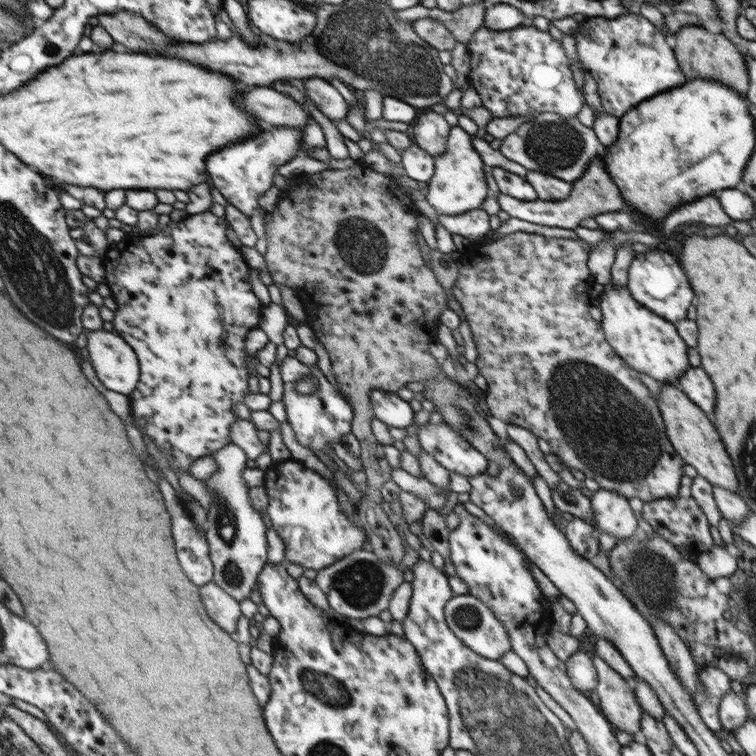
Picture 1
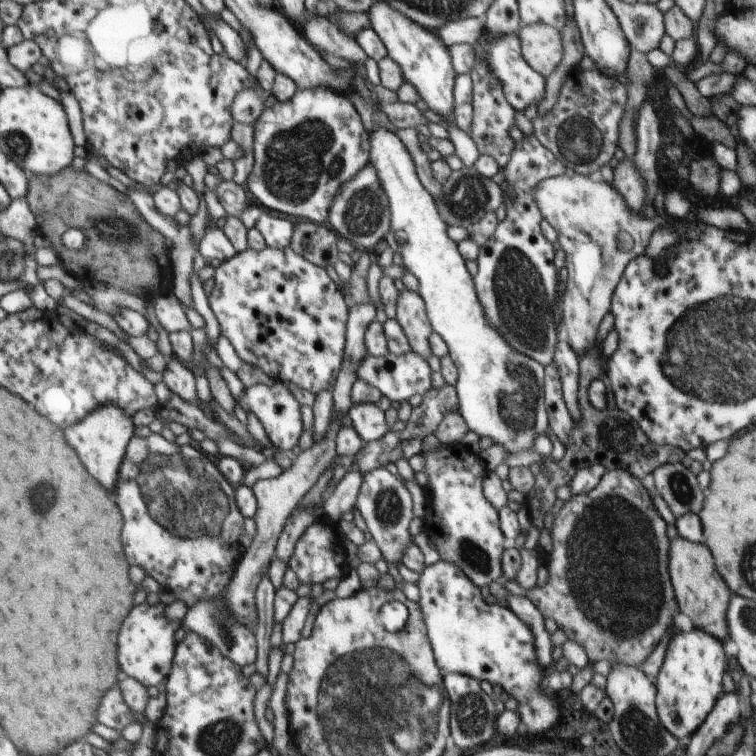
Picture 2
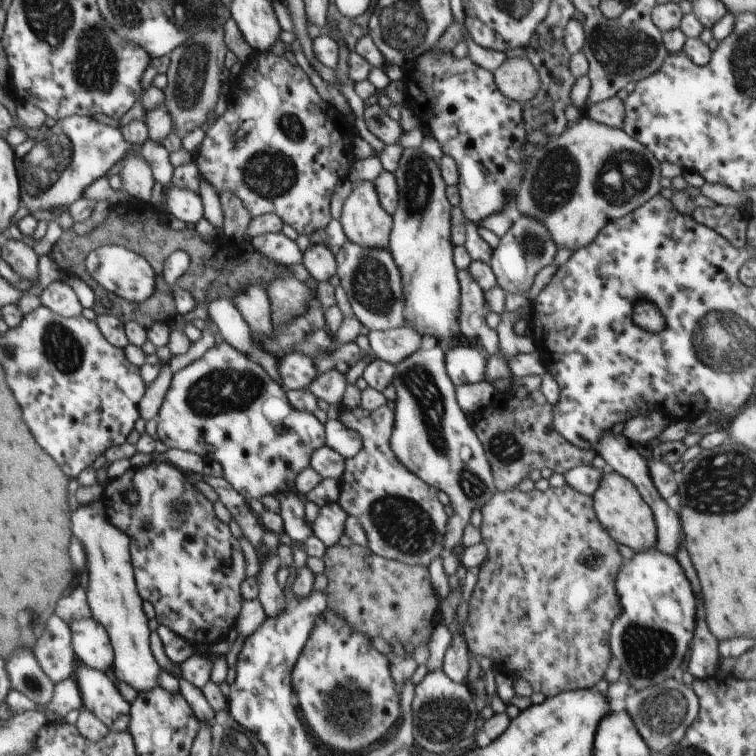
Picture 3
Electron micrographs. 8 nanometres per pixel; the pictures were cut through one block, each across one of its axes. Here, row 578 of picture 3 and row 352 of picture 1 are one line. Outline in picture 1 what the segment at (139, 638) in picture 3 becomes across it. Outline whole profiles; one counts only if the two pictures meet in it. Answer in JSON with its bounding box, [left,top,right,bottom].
[85,329,139,396]

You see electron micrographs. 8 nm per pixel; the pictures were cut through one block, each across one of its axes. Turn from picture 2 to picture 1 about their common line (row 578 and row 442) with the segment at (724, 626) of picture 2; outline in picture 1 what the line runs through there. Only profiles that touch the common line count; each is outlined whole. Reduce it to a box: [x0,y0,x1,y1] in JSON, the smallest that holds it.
[654,384,739,492]

